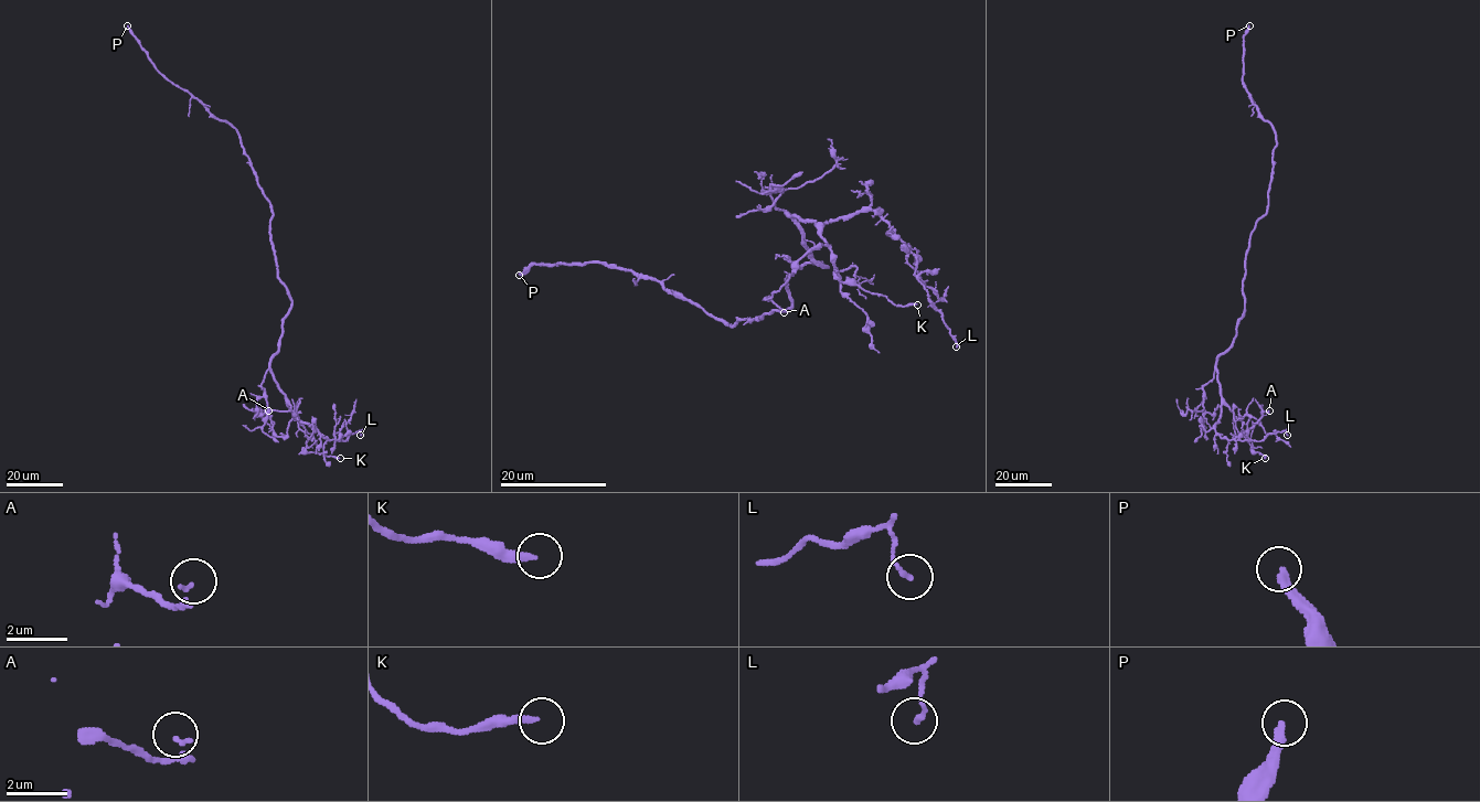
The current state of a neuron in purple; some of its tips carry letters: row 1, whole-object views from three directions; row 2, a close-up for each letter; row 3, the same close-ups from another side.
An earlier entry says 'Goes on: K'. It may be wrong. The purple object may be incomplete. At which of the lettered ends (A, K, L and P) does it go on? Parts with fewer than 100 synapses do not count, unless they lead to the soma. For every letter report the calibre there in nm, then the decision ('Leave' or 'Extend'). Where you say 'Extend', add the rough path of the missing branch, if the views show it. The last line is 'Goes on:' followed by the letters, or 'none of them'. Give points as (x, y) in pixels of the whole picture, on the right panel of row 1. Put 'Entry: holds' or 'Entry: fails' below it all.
A: Thickness 160 nm. Leave
K: Thickness 240 nm. Leave
L: Thickness 160 nm. Leave
P: Thickness 280 nm. Extend
Goes on: P
Entry: fails

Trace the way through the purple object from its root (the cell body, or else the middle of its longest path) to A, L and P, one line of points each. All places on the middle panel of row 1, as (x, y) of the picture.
A: (797, 268), (827, 267), (809, 254), (787, 212), (812, 221), (829, 246), (810, 248), (765, 298), (784, 312)
L: (797, 268), (827, 267), (809, 254), (787, 212), (827, 223), (873, 210), (916, 256), (915, 276), (956, 346)
P: (797, 268), (787, 279), (788, 309), (733, 325), (630, 269), (602, 263), (532, 264), (519, 275)

